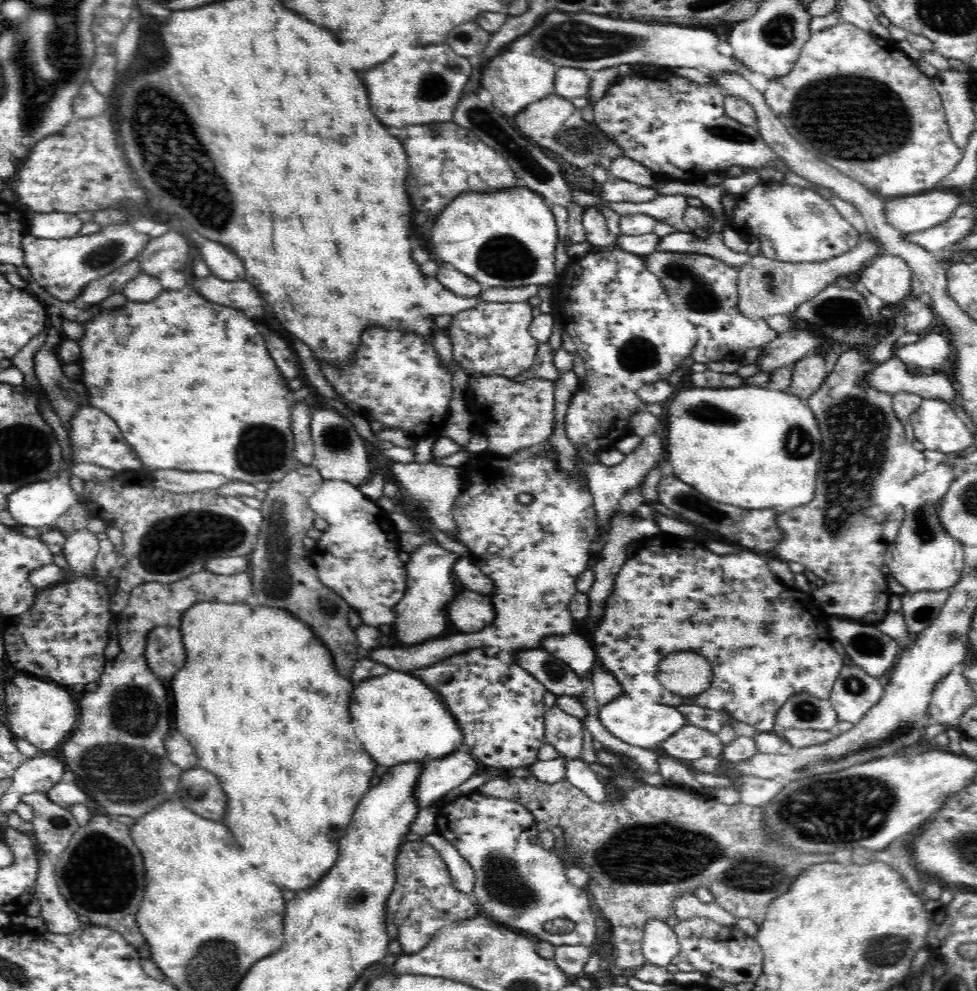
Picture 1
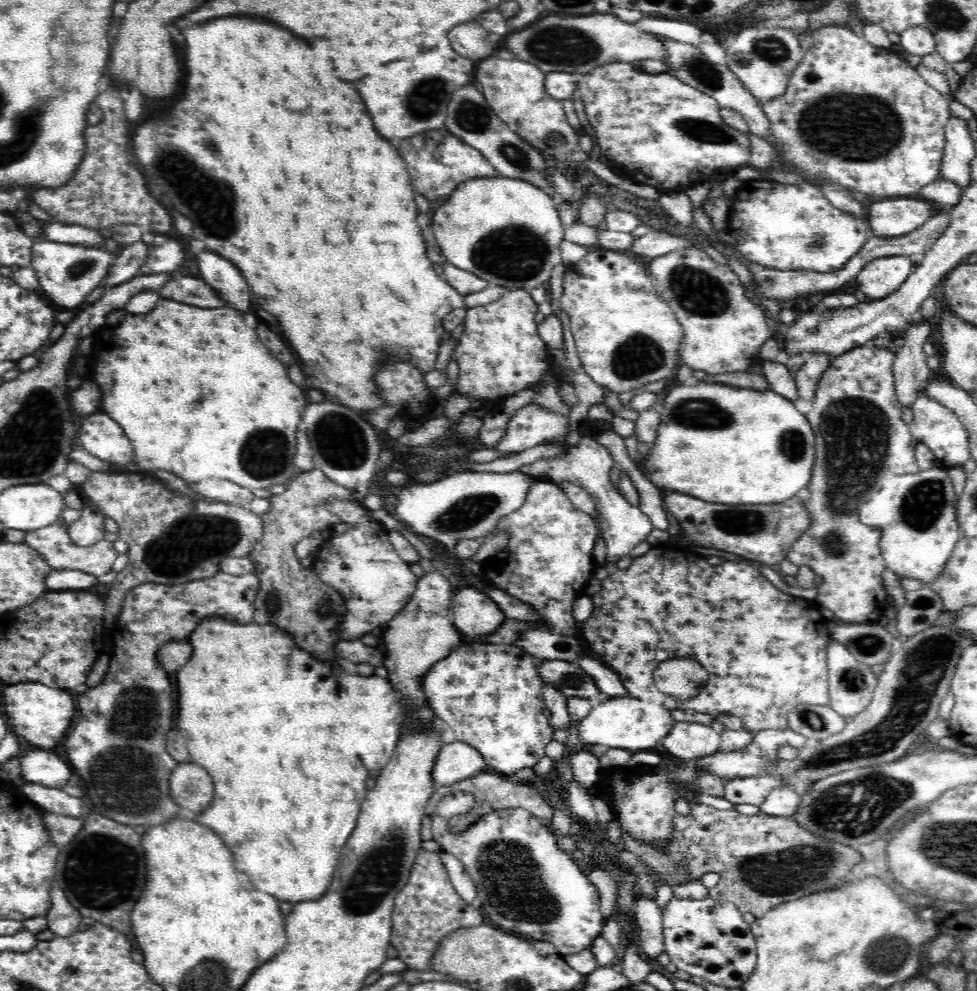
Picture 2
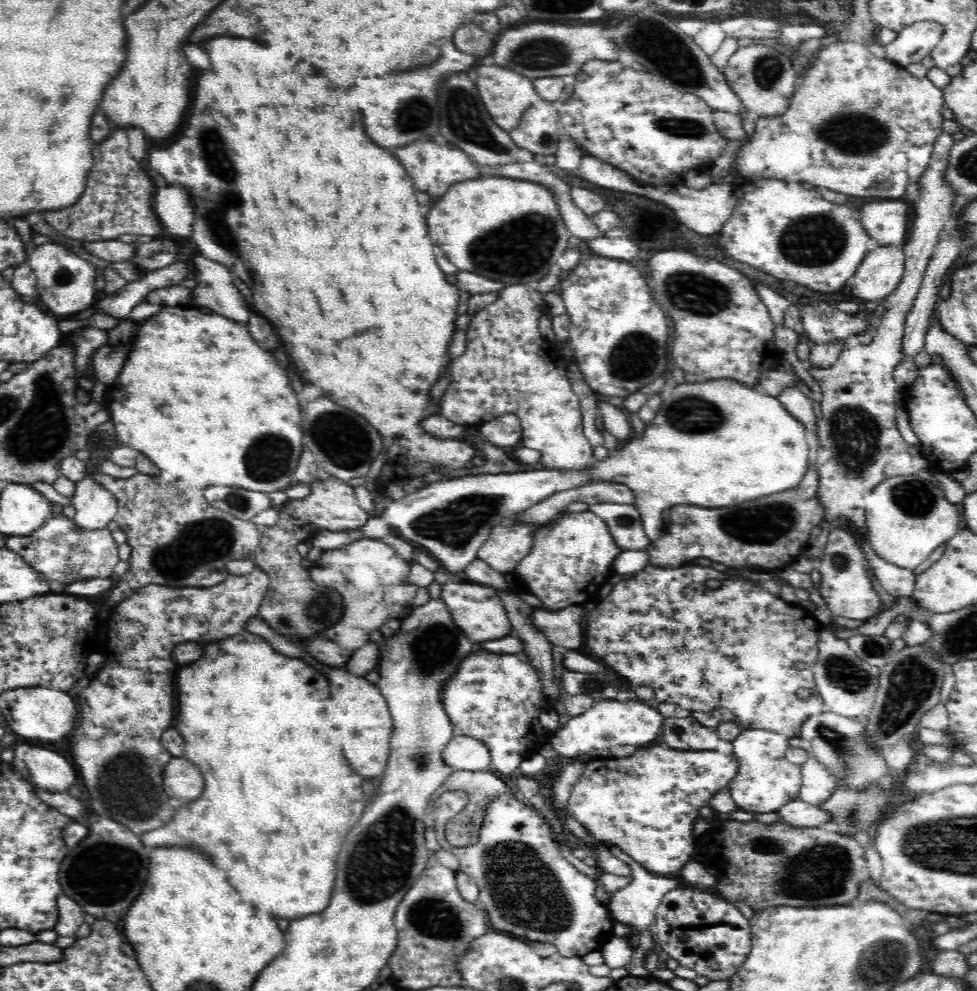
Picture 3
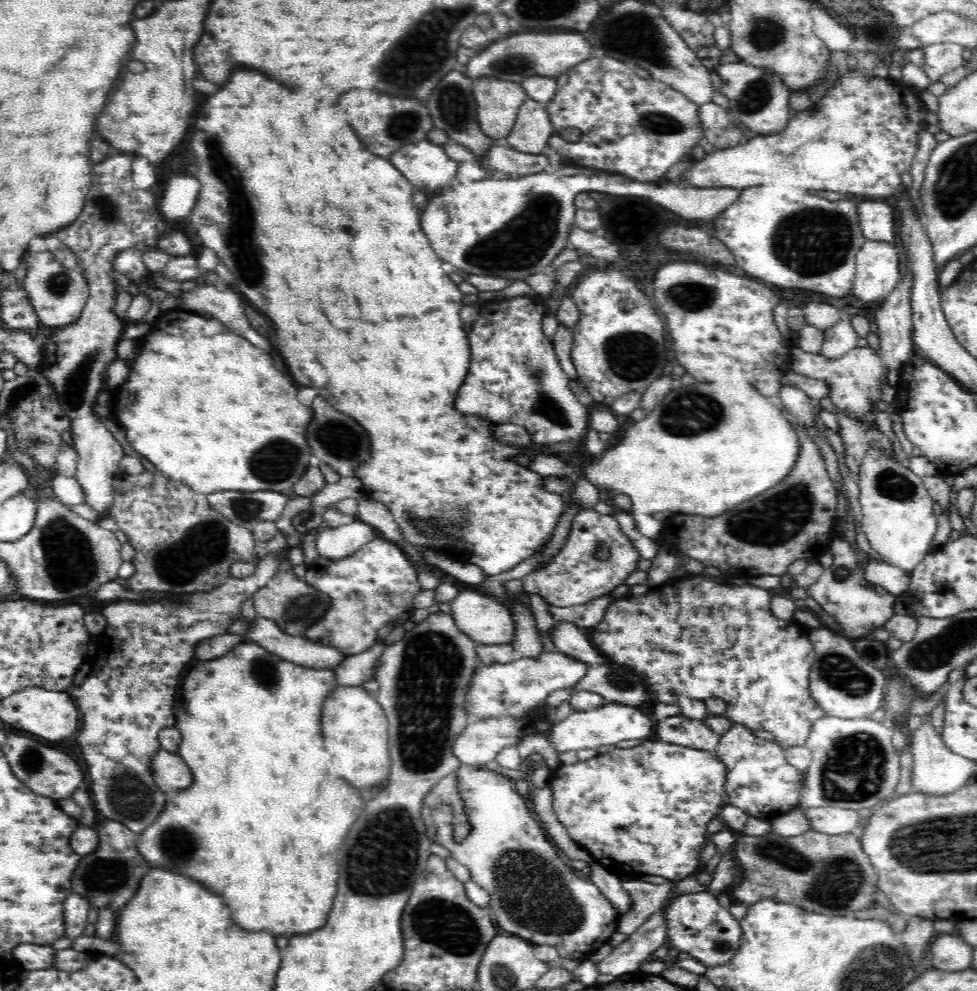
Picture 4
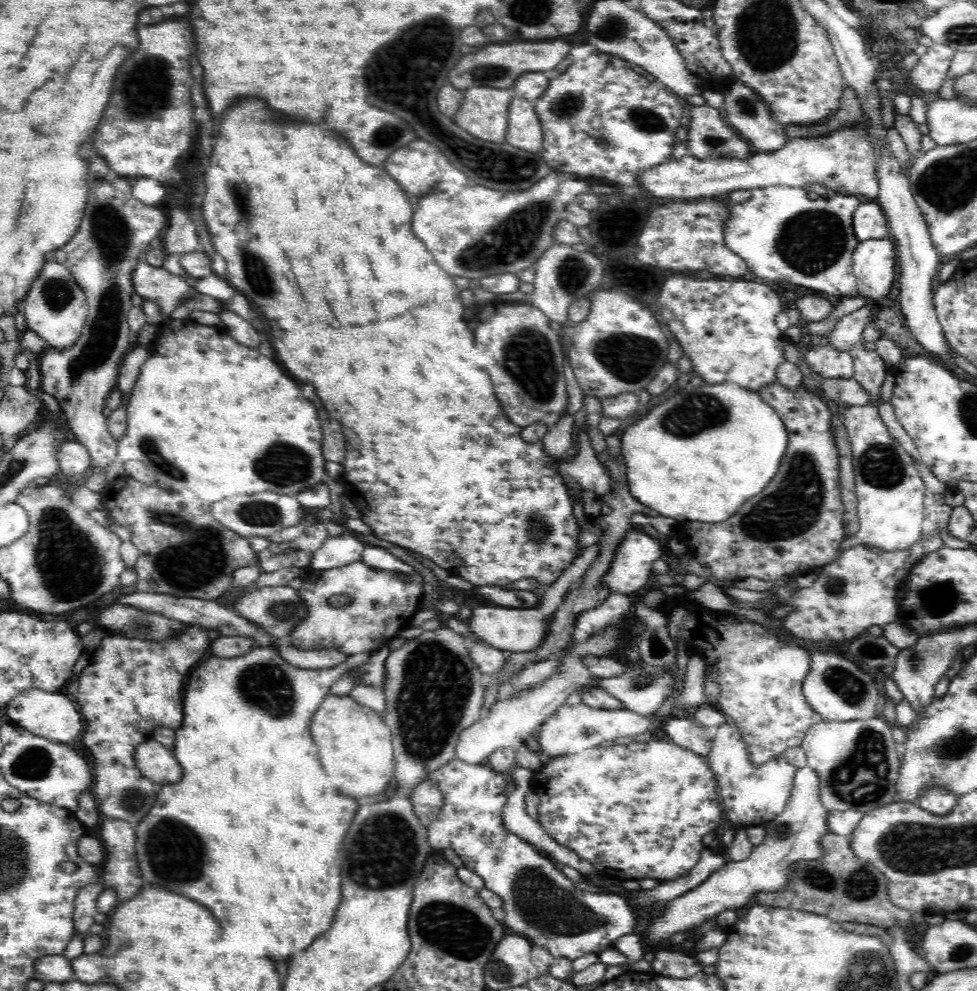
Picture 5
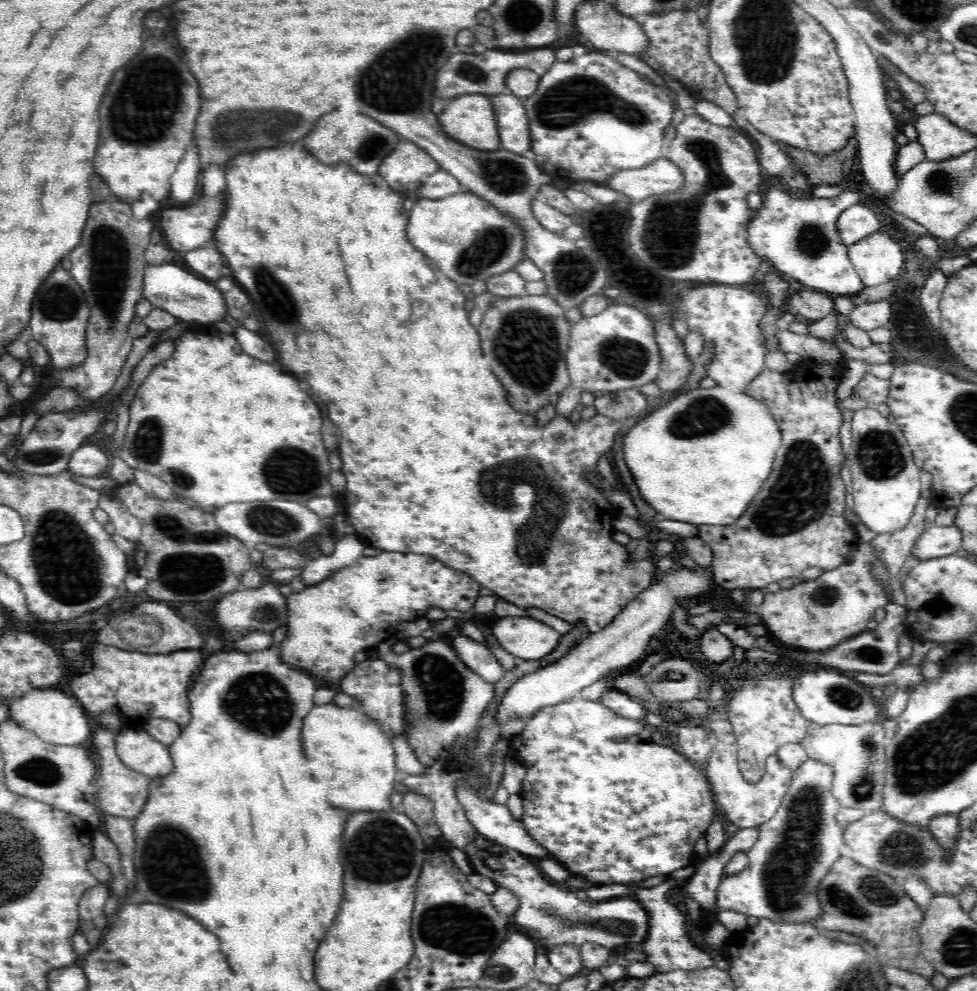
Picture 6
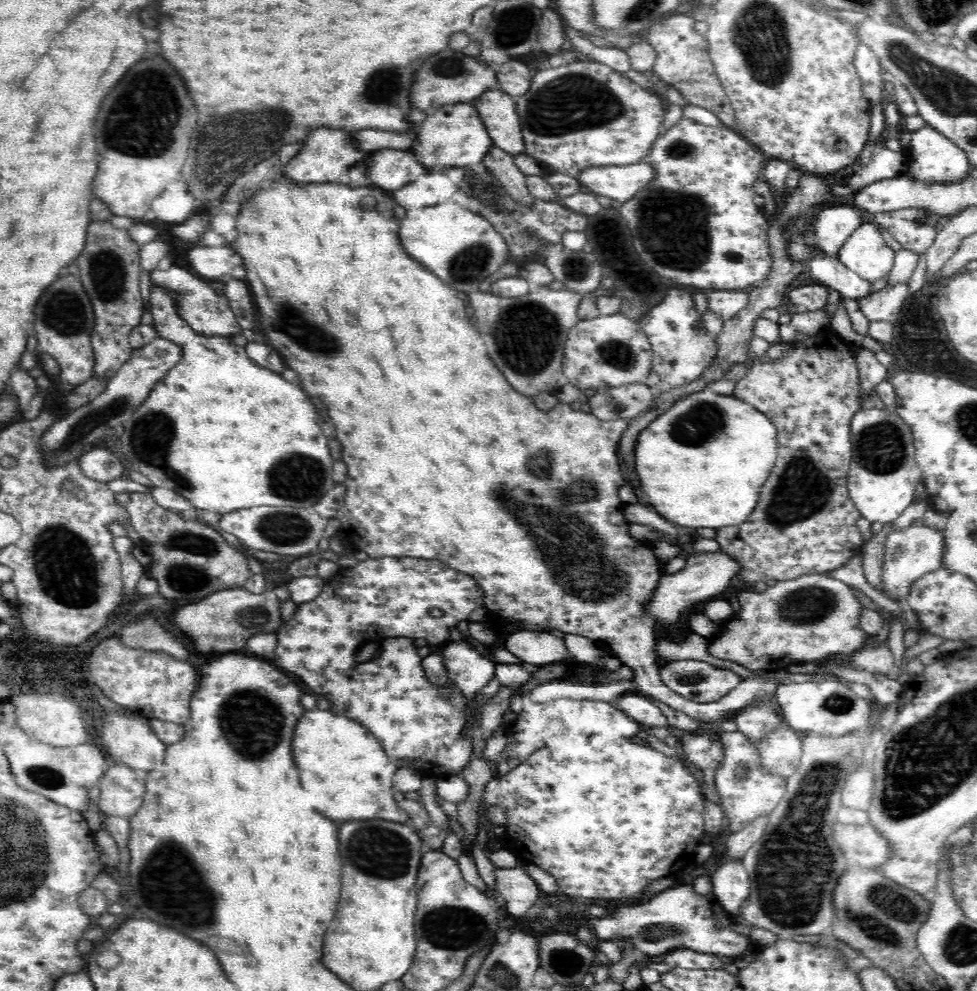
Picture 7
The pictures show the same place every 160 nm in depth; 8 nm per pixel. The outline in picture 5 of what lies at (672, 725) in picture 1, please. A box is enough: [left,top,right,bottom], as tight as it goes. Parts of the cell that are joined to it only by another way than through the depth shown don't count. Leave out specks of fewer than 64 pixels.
[537,703,648,757]

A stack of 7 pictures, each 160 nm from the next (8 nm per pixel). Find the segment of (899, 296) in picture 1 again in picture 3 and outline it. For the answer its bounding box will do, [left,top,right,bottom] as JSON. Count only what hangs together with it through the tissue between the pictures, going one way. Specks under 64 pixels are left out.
[849,244,905,301]

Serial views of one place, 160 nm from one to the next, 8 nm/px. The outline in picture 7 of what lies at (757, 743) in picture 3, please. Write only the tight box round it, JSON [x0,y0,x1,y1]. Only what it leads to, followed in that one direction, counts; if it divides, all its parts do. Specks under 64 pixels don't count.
[714,731,787,832]

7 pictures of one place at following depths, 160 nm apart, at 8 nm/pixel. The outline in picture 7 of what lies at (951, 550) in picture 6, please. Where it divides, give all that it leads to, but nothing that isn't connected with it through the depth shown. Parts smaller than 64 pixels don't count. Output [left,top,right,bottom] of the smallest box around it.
[882,525,944,605]

